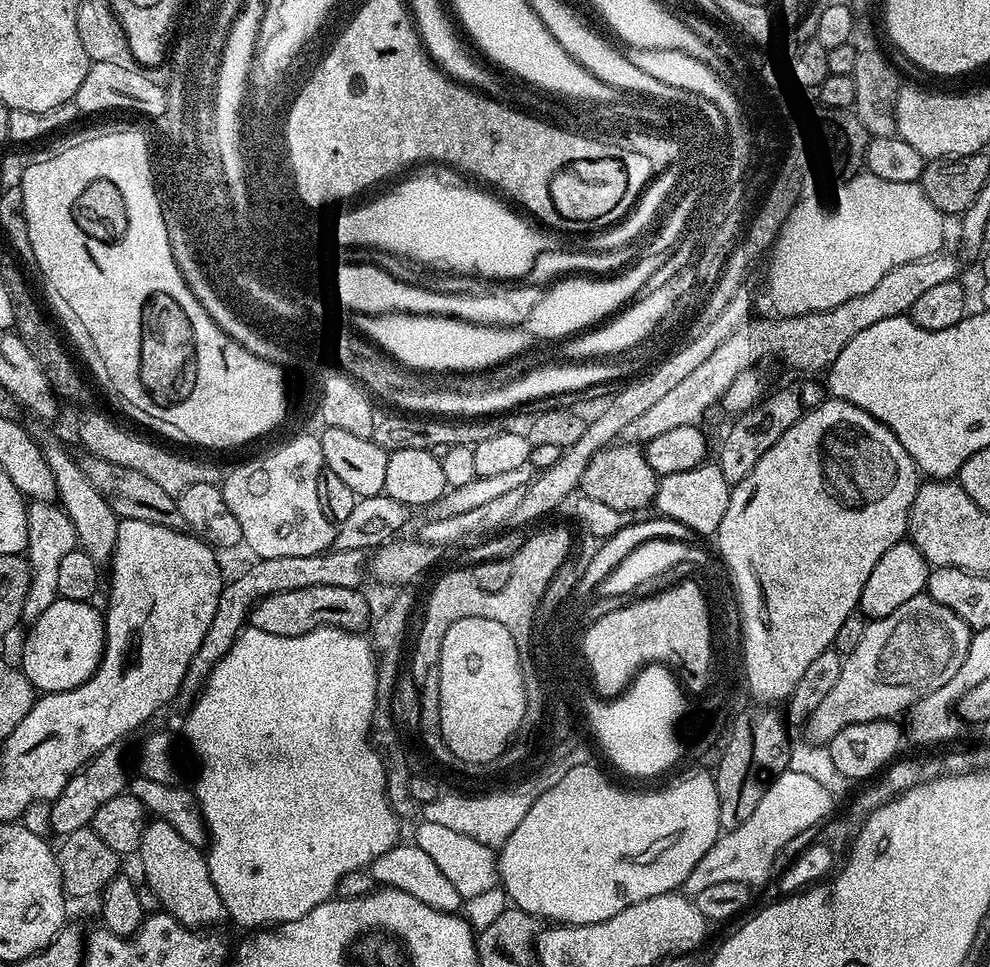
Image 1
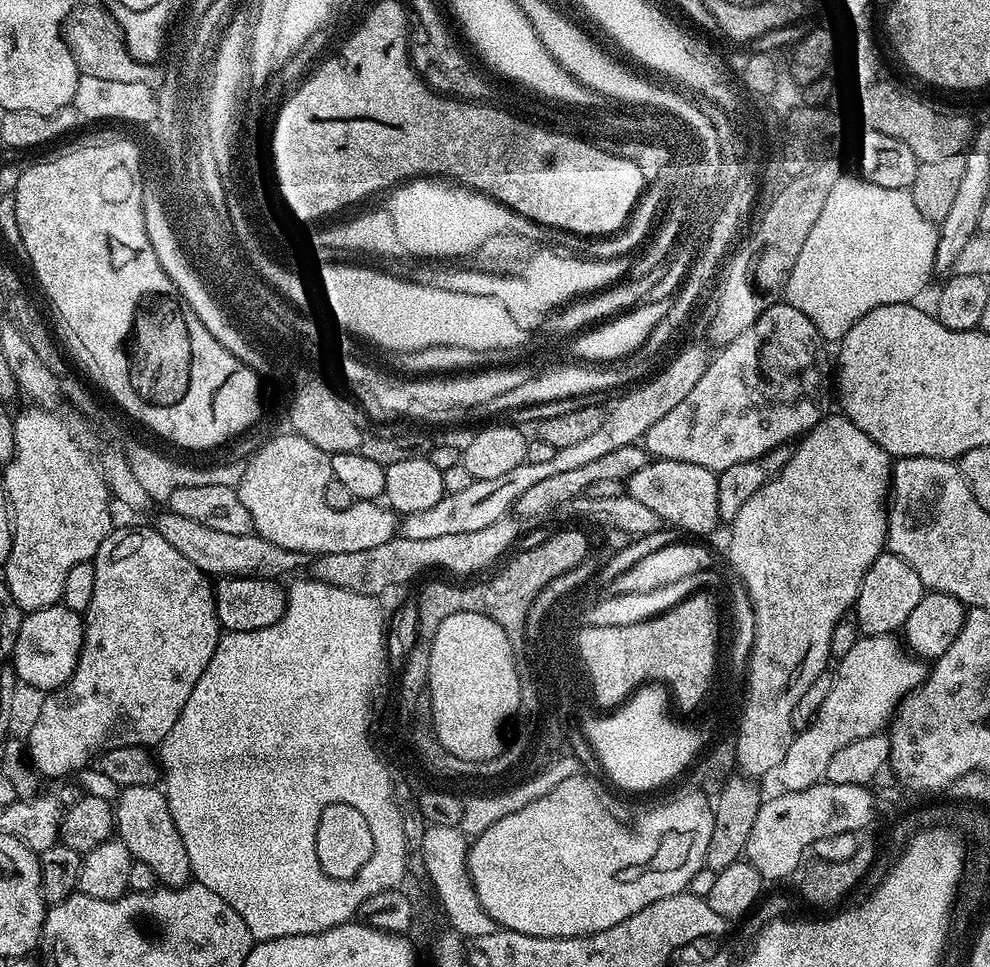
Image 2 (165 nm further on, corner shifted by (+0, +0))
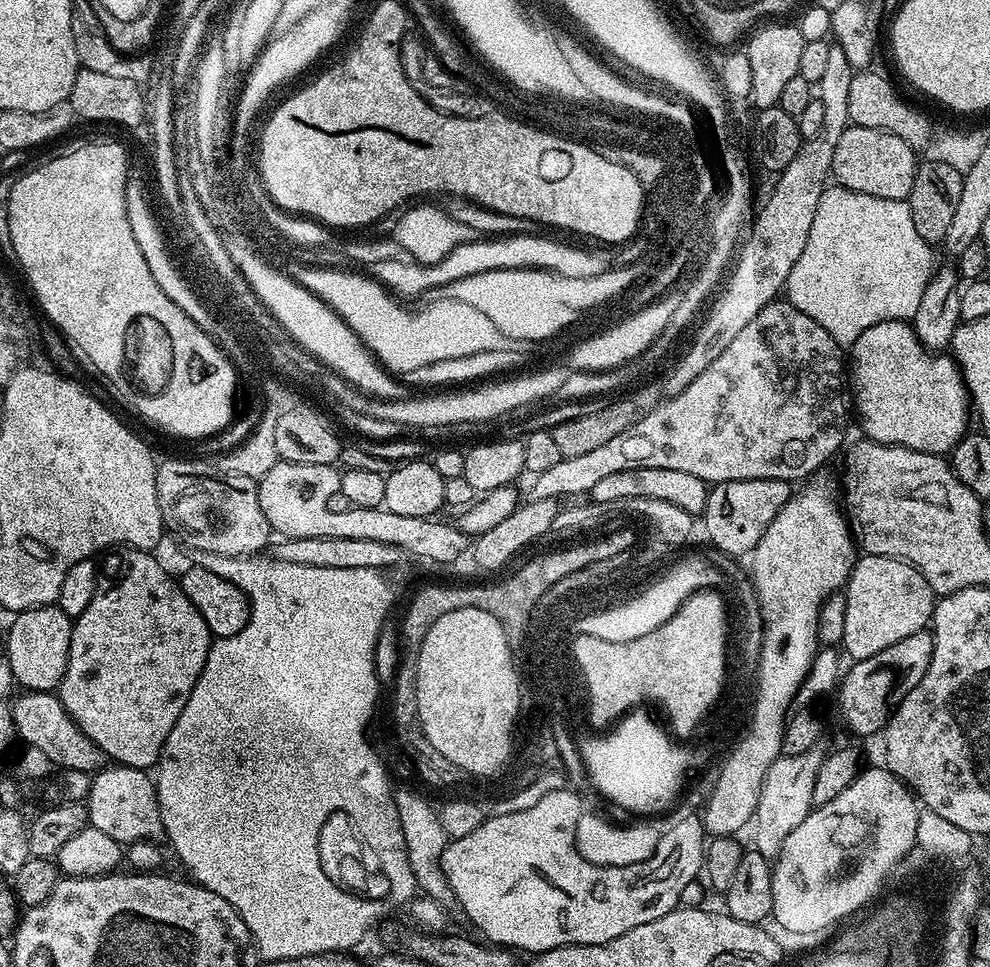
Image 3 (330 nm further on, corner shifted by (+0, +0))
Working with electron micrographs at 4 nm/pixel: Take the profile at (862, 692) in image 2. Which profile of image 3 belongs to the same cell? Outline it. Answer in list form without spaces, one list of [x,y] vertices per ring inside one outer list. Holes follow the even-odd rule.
[[[813,750],[806,754],[794,756],[781,755],[770,766],[770,770],[764,779],[764,785],[758,798],[758,806],[754,817],[754,829],[756,828],[755,851],[763,856],[775,858],[780,854],[780,848],[790,838],[790,832],[806,818],[806,814],[812,811],[814,805],[814,782],[818,779],[818,768],[822,759],[821,753]]]

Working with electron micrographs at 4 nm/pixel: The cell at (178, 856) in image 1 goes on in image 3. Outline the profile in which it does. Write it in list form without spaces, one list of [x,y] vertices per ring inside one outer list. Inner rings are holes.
[[[105,766],[91,777],[86,797],[88,824],[110,834],[121,846],[139,840],[159,841],[164,836],[156,785],[147,771],[127,766]]]

